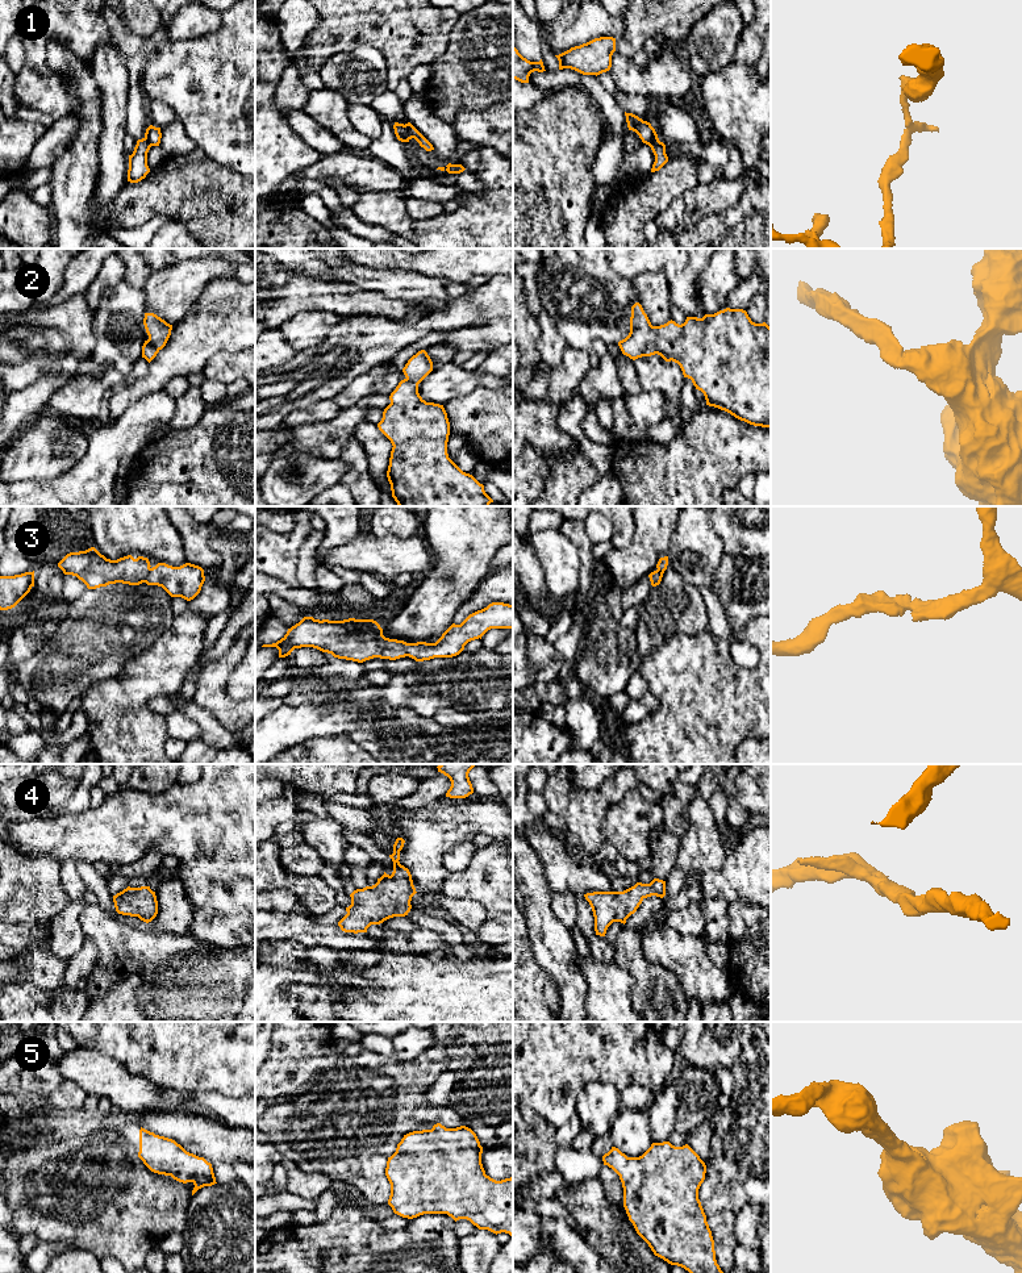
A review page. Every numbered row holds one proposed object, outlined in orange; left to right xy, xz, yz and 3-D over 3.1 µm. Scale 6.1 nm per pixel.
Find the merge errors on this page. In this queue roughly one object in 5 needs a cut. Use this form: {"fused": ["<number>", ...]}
{"fused": ["1"]}

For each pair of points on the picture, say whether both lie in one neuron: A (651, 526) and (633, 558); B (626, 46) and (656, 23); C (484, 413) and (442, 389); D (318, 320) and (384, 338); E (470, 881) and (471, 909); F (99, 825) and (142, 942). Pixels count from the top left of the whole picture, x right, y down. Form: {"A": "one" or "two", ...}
{"A": "one", "B": "one", "C": "two", "D": "two", "E": "two", "F": "two"}

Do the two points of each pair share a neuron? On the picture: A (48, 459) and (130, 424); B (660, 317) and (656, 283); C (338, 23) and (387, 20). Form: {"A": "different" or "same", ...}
{"A": "different", "B": "same", "C": "same"}

